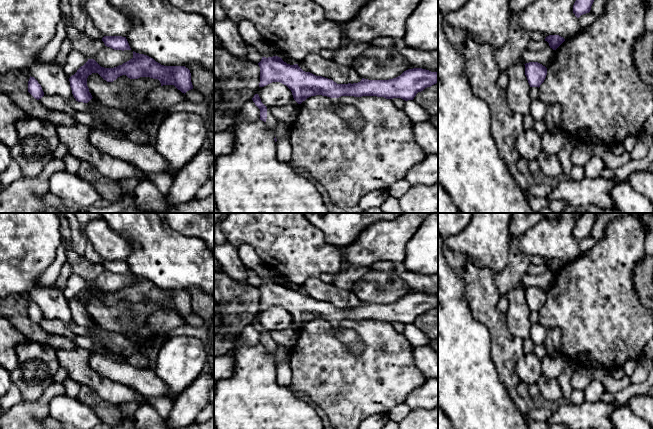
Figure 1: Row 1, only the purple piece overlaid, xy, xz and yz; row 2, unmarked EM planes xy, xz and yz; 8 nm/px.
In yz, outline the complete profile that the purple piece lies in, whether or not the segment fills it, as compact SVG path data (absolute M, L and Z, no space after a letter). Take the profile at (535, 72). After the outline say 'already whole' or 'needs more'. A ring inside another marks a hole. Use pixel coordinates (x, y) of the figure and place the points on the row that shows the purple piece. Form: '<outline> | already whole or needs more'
M529 62L525 65L525 75L530 87L540 87L547 75L547 68L538 62Z | already whole

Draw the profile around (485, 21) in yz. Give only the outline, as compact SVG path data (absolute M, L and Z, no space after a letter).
M469 0L461 8L443 15L443 30L450 43L458 50L468 39L501 48L509 35L511 9L509 0Z

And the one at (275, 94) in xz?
M272 82L256 91L266 107L279 107L290 104L293 98L291 90L280 82Z

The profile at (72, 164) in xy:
M68 154L62 159L62 161L64 162L65 168L68 172L77 173L80 166L80 160L78 158Z

